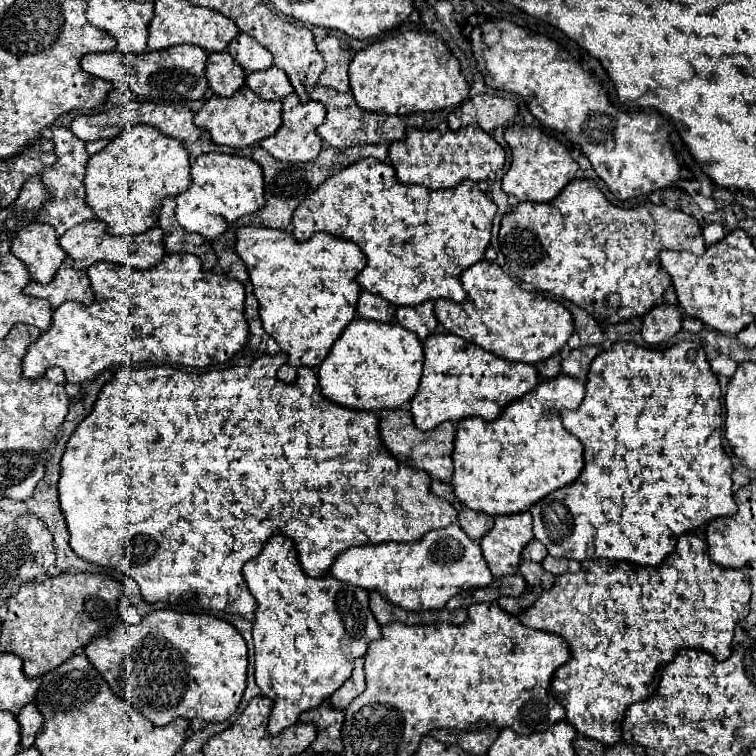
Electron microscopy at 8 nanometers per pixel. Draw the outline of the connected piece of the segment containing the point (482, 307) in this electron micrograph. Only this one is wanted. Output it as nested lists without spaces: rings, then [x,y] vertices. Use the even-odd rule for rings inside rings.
[[[481,260],[461,274],[467,290],[465,302],[437,300],[435,314],[439,322],[453,334],[473,342],[501,358],[537,364],[559,352],[573,334],[571,312],[541,292],[527,292],[517,286],[495,262]]]

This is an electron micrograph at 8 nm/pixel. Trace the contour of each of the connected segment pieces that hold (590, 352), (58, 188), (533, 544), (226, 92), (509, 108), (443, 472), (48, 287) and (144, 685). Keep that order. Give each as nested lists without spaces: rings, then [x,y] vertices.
[[[601,346],[575,348],[575,350],[571,350],[569,358],[565,358],[561,362],[561,372],[571,376],[571,378],[577,378],[579,382],[585,382],[587,380],[587,372],[589,372],[589,364],[591,364],[591,360],[597,354],[601,354]]]
[[[51,126],[51,130],[53,130],[57,162],[53,168],[45,170],[41,176],[43,176],[43,182],[53,198],[37,212],[37,222],[51,224],[57,230],[57,236],[63,236],[75,224],[95,218],[93,210],[85,202],[85,188],[83,188],[83,174],[85,174],[85,164],[89,160],[89,154],[85,150],[85,142],[81,142],[69,128]]]
[[[531,540],[531,542],[525,546],[525,550],[523,550],[523,560],[541,562],[545,556],[547,556],[547,550],[545,550],[545,546],[543,546],[541,542],[537,542],[537,540]]]
[[[213,52],[207,58],[209,88],[219,96],[233,96],[245,86],[245,70],[227,52]]]
[[[477,94],[469,100],[461,102],[447,116],[449,128],[459,130],[467,124],[479,124],[485,132],[509,122],[517,114],[517,104],[511,98],[495,96],[495,94]]]
[[[397,408],[397,410],[383,410],[381,412],[379,432],[381,432],[383,444],[393,454],[393,458],[397,458],[403,464],[411,464],[419,470],[425,470],[435,480],[451,482],[451,478],[453,478],[451,452],[453,452],[453,440],[455,440],[455,424],[453,422],[443,422],[441,426],[437,426],[429,432],[423,432],[423,430],[415,428],[413,416],[409,410]]]
[[[69,256],[63,260],[63,264],[59,266],[59,272],[49,284],[29,282],[23,292],[27,296],[37,296],[37,298],[47,300],[53,310],[59,308],[67,300],[77,300],[83,304],[91,304],[95,300],[87,272],[73,270],[73,258]]]
[[[155,610],[141,624],[123,624],[115,634],[93,638],[85,654],[111,690],[157,726],[179,716],[223,722],[237,710],[247,686],[243,636],[229,622],[209,614]]]

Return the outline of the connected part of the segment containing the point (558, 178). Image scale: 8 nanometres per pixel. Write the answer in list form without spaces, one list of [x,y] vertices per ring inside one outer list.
[[[511,124],[505,128],[505,140],[511,146],[511,168],[501,180],[505,194],[513,194],[519,200],[549,202],[575,178],[577,162],[571,158],[567,148],[539,128],[527,124]]]

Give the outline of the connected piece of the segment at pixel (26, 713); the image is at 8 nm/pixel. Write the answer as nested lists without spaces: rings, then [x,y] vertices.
[[[35,704],[23,706],[23,710],[17,716],[17,722],[21,726],[21,748],[31,748],[35,742],[35,736],[39,728],[43,726],[43,716],[39,714]]]

